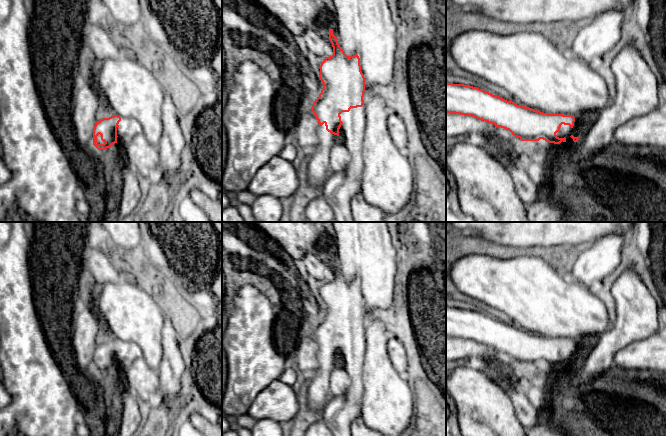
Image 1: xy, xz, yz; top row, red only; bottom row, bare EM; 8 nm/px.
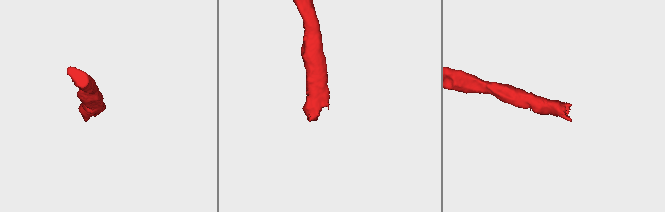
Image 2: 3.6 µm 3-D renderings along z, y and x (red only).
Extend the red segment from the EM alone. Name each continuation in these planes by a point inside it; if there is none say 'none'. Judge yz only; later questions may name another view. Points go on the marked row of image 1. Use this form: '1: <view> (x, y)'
1: yz (581, 124)

